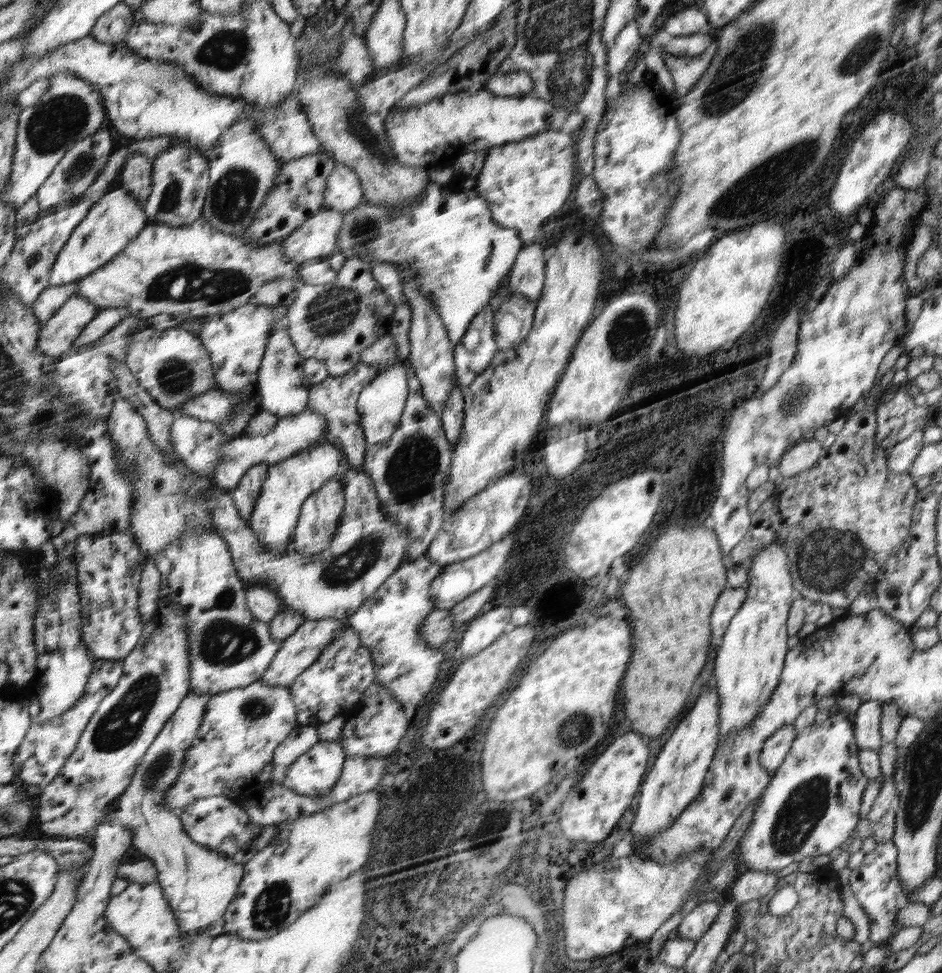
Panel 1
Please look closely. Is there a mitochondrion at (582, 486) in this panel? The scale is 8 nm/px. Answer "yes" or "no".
no

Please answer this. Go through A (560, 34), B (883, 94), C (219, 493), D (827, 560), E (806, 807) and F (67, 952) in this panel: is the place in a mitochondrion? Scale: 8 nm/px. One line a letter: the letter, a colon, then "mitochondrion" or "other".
A: mitochondrion
B: mitochondrion
C: other
D: mitochondrion
E: mitochondrion
F: other

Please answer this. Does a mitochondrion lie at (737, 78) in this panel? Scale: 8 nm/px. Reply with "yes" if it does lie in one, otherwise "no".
yes

